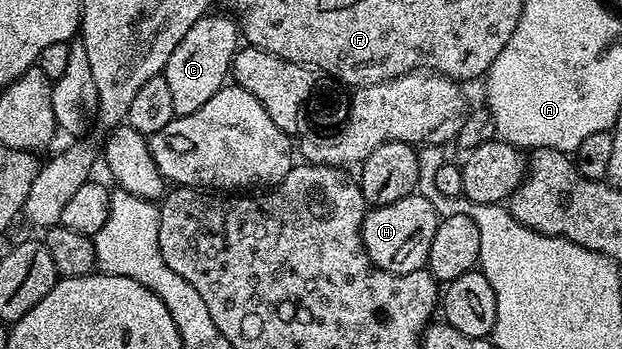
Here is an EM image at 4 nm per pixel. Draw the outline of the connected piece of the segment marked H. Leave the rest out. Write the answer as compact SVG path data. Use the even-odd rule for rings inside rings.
M417 193L400 197L400 201L392 201L392 205L370 207L362 222L364 249L374 266L388 273L403 275L421 271L430 262L432 237L436 237L439 222L436 209Z

